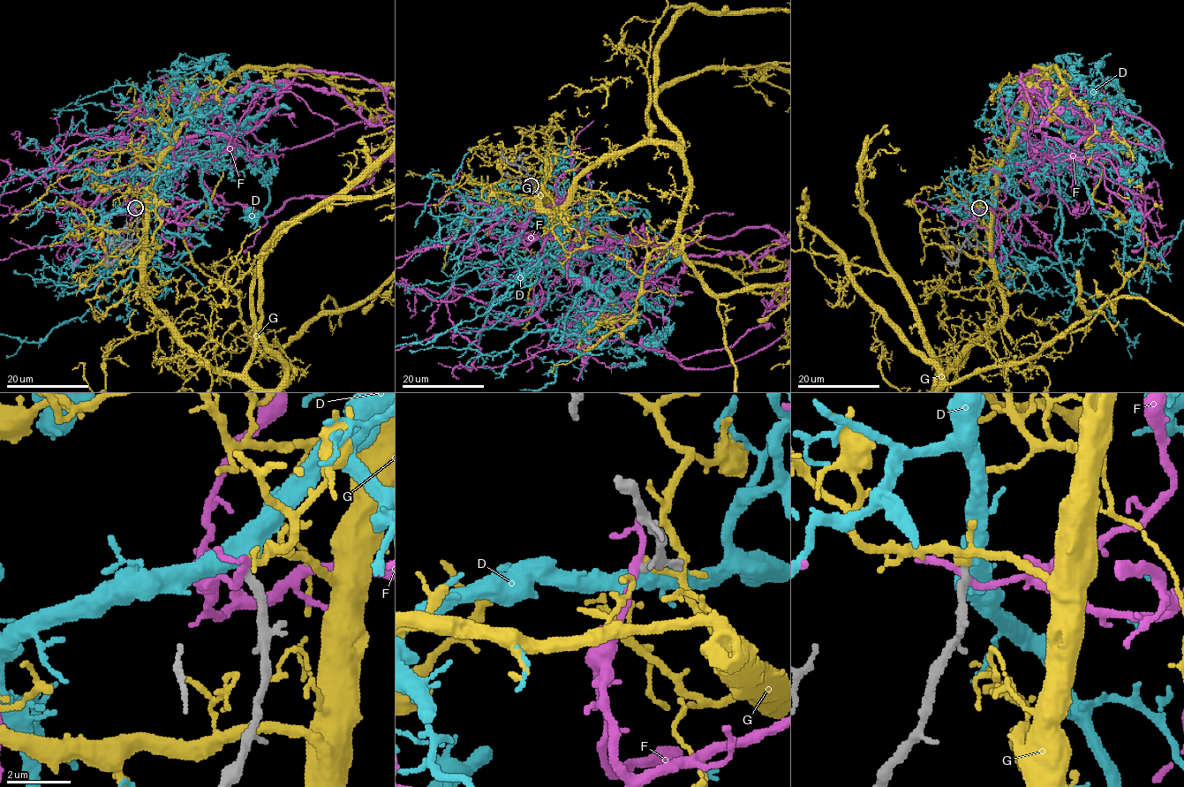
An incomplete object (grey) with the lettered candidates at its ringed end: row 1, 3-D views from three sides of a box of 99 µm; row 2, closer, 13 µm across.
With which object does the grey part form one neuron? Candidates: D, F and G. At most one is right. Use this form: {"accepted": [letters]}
{"accepted": ["D"]}

